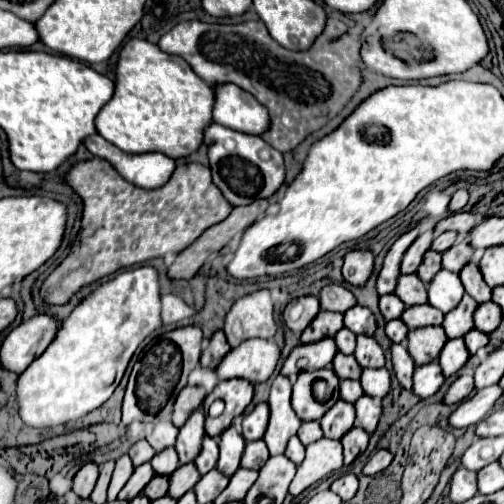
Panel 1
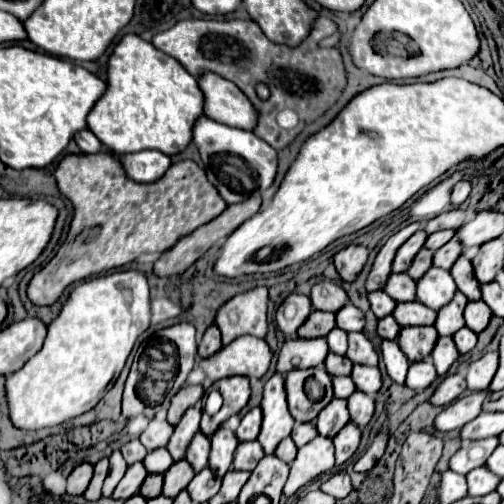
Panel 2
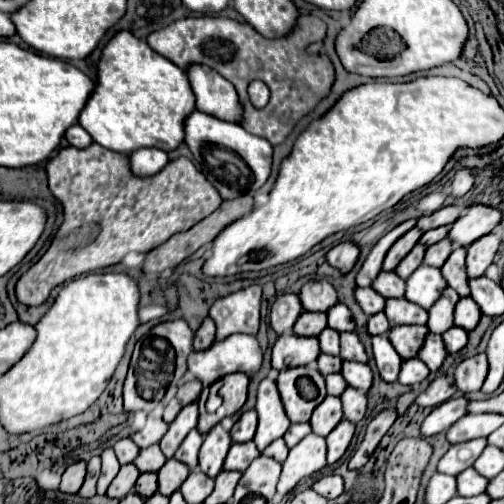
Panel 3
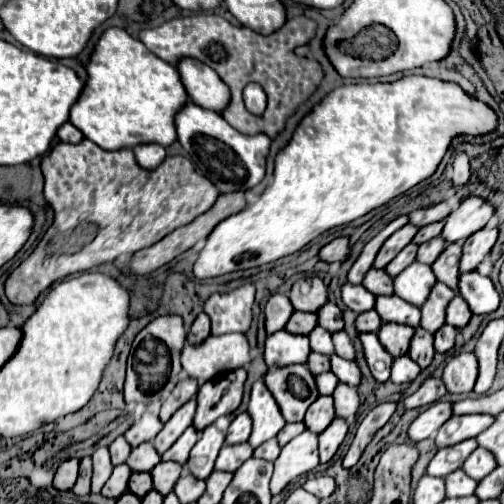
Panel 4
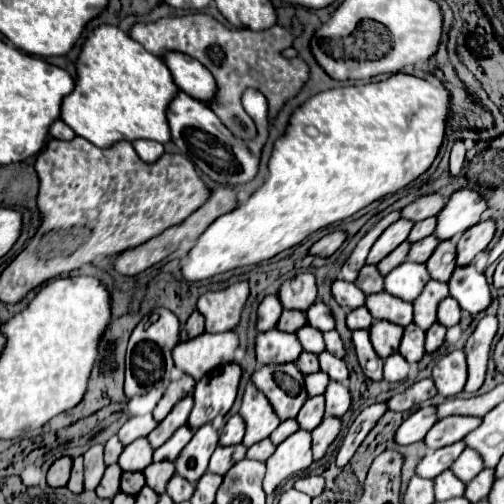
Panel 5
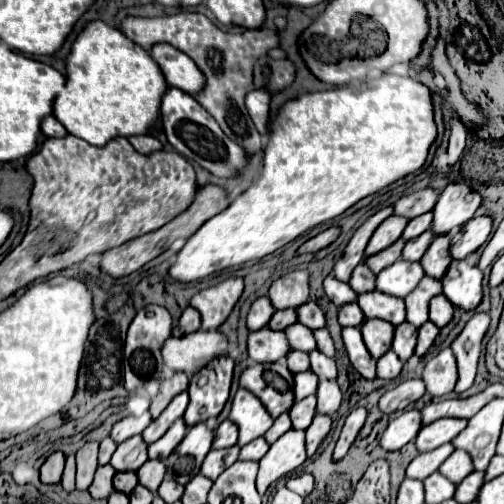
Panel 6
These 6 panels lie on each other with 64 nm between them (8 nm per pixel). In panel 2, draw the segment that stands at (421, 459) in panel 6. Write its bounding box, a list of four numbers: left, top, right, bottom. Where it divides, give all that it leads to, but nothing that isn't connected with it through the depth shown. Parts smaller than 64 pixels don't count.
[448,437,498,474]

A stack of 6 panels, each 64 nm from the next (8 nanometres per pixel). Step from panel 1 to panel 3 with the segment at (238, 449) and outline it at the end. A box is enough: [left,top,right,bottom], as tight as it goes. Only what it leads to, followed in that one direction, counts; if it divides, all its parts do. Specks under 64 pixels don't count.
[198,424,232,478]

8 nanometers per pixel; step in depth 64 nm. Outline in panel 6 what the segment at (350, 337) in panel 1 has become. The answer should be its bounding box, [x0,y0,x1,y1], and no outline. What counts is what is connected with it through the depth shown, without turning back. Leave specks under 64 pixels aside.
[284,324,316,352]

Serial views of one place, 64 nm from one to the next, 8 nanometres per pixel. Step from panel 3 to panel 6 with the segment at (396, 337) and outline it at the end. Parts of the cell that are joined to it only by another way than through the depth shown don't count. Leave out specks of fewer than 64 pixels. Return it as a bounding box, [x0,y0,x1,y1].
[360,320,394,358]

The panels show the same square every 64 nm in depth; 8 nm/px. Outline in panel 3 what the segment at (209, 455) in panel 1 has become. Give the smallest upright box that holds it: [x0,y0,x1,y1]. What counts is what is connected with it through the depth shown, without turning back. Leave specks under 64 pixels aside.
[174,428,202,468]

